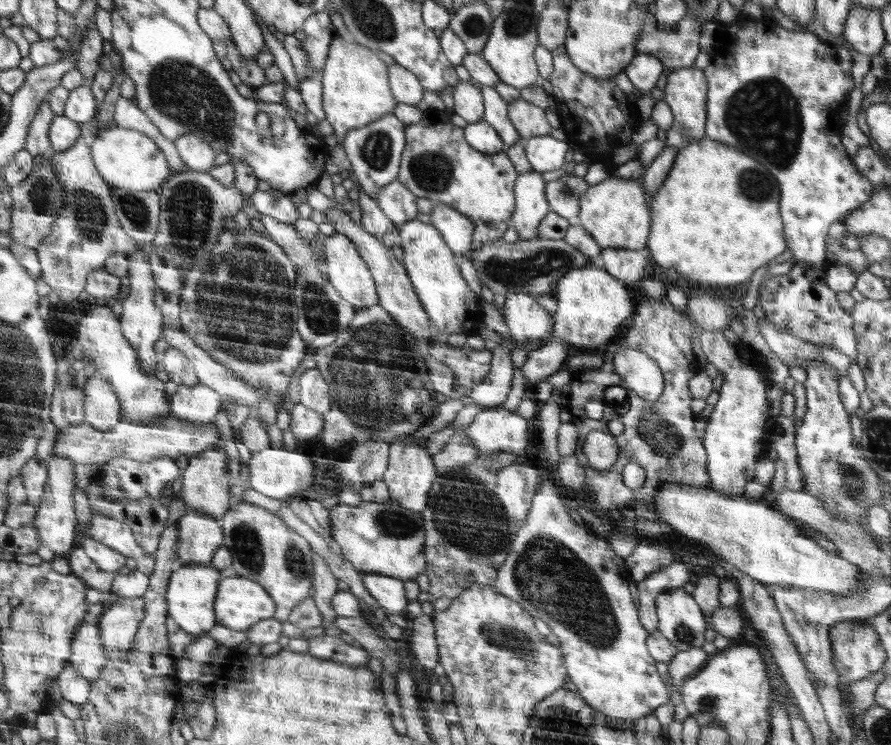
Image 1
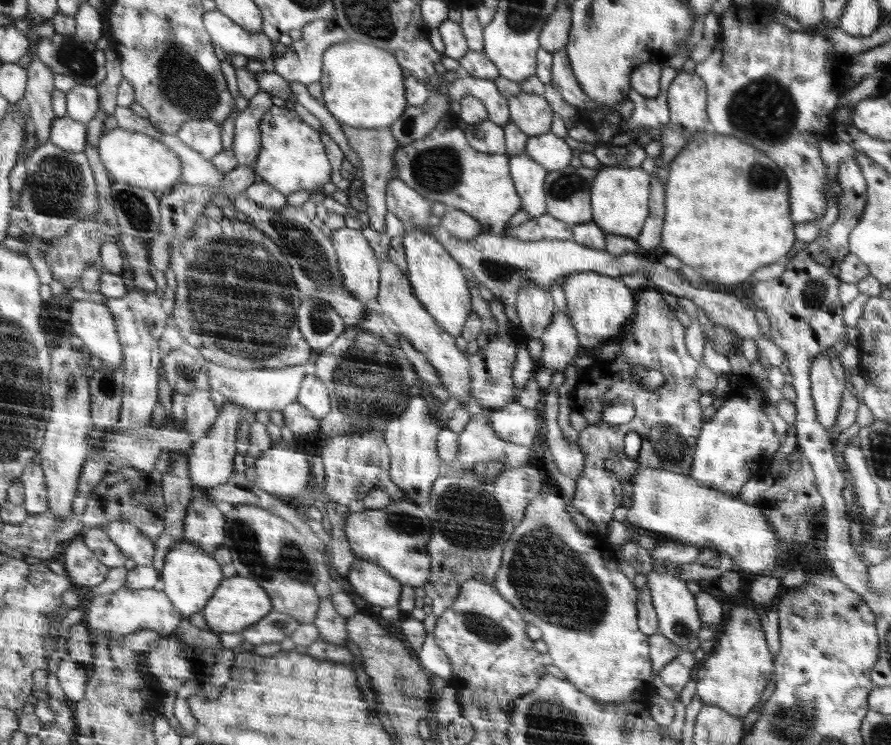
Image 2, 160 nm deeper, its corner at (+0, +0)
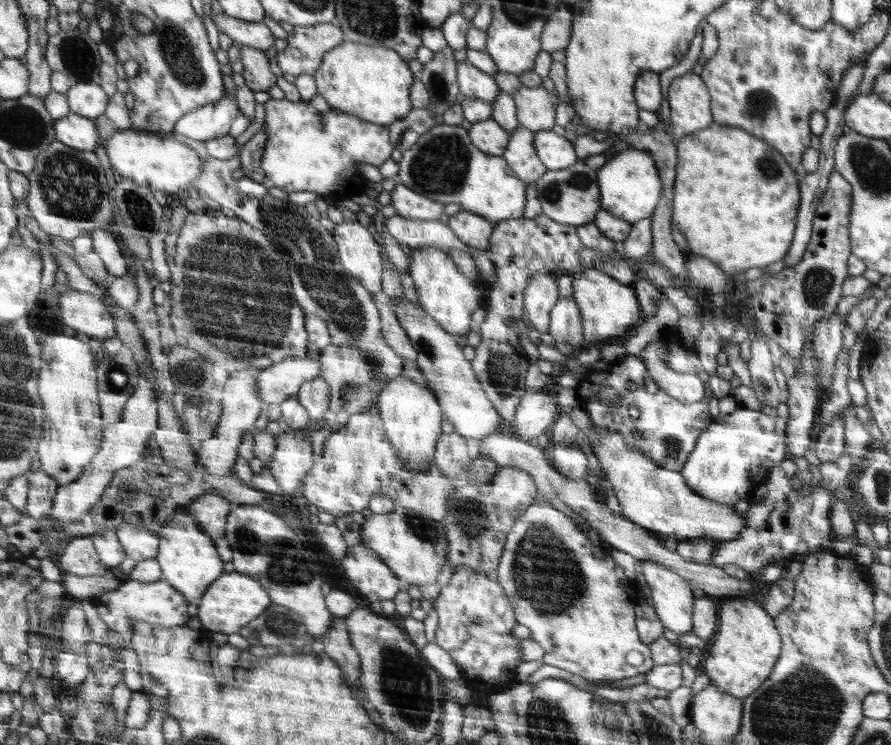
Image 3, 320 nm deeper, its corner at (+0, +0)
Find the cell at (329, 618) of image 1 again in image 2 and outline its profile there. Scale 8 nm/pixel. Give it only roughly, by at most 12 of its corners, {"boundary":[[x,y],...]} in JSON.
{"boundary":[[331,596],[321,600],[313,620],[323,638],[347,646],[347,618],[334,610]]}

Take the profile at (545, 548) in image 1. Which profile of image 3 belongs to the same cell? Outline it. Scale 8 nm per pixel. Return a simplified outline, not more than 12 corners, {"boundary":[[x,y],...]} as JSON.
{"boundary":[[538,500],[492,576],[544,665],[646,674],[634,583]]}

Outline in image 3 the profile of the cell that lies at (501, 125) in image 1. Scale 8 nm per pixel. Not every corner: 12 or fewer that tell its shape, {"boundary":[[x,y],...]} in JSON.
{"boundary":[[457,63],[459,92],[493,105],[499,88],[493,74]]}

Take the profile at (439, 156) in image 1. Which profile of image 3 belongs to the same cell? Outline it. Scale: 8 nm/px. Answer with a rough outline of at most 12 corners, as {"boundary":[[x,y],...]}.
{"boundary":[[462,125],[425,132],[398,177],[496,225],[520,218],[526,185]]}

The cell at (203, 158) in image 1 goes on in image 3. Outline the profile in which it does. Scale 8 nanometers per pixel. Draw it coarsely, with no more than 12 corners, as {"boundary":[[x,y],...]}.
{"boundary":[[237,100],[195,108],[174,133],[199,141],[228,135]]}

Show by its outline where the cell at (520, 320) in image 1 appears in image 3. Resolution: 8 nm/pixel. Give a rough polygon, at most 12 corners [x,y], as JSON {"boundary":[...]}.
{"boundary":[[533,274],[523,303],[532,326],[549,332],[558,284]]}

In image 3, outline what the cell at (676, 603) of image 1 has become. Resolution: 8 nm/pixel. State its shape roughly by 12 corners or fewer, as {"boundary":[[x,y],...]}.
{"boundary":[[656,561],[637,568],[663,625],[690,633],[692,584]]}

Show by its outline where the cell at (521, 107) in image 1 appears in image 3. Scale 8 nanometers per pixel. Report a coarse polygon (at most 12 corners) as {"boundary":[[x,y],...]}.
{"boundary":[[543,85],[521,86],[513,95],[520,127],[552,129],[566,93]]}

